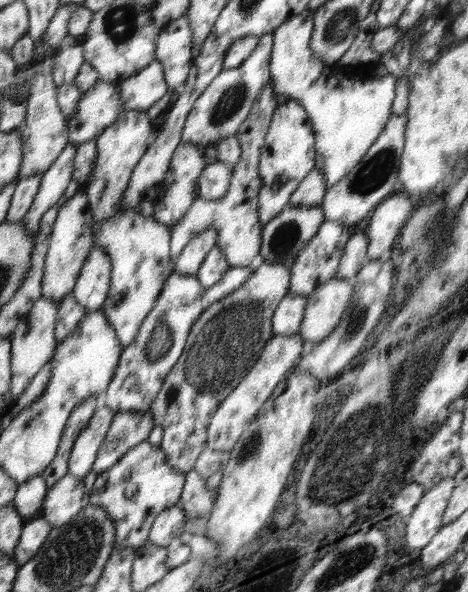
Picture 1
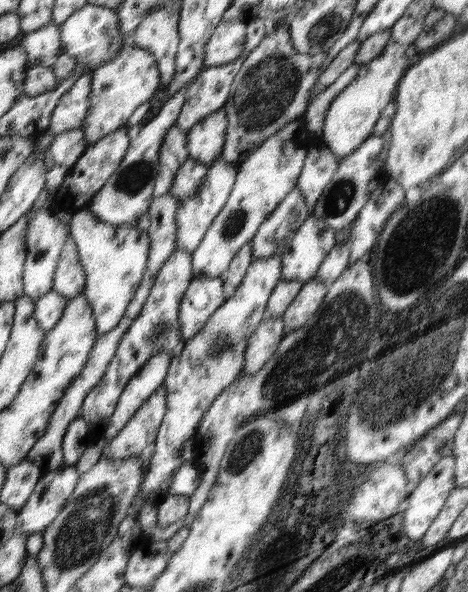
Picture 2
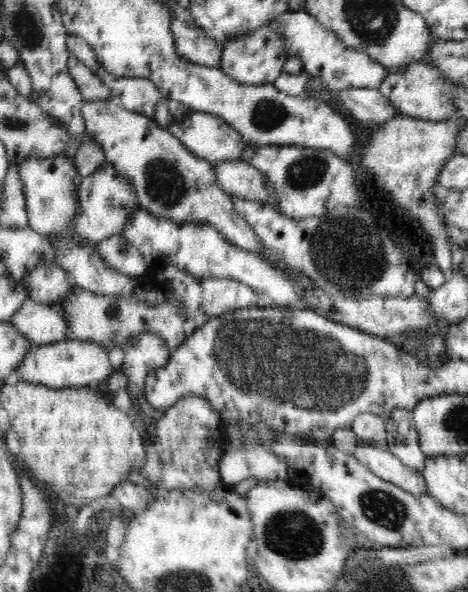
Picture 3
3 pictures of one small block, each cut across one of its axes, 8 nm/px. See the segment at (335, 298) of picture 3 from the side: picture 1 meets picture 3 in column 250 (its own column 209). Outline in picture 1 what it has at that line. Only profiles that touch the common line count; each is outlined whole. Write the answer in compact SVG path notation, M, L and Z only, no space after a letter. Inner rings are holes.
M208 227L204 232L190 239L182 249L174 264L174 272L186 275L196 275L206 255L215 247L216 229Z

